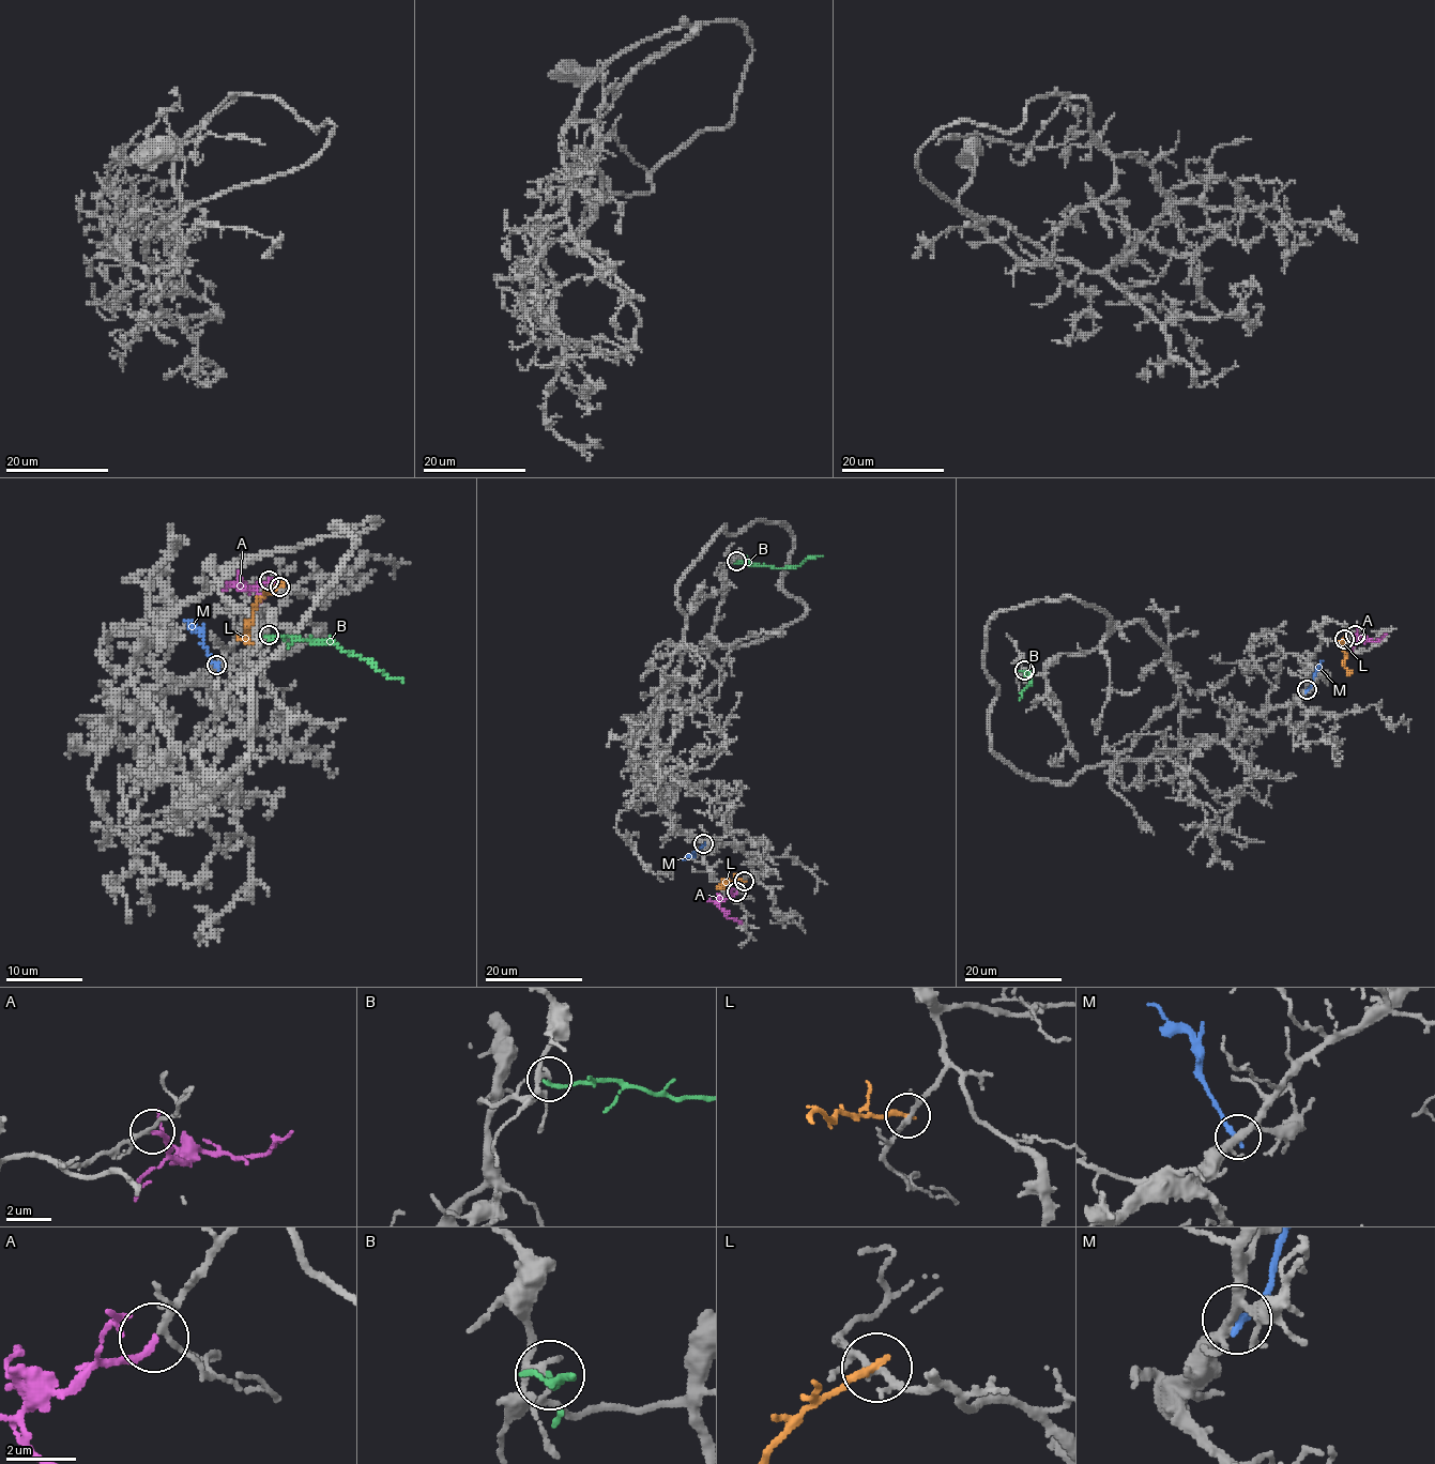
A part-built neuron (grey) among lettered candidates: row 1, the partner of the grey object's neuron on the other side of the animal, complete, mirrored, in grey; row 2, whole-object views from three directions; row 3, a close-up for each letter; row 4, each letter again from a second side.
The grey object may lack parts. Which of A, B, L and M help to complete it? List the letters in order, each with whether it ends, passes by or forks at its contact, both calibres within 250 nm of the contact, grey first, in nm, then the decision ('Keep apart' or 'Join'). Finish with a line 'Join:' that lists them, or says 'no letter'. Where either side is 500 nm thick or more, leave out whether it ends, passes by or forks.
A: It ends there. Thickness 140 nm (grey) against 190 nm. Join
B: It ends there. Thickness 170 nm (grey) against 190 nm. Keep apart
L: It ends there. Thickness 170 nm (grey) against 220 nm. Keep apart
M: It ends there. Thickness 260 nm (grey) against 260 nm. Keep apart
Join: A

